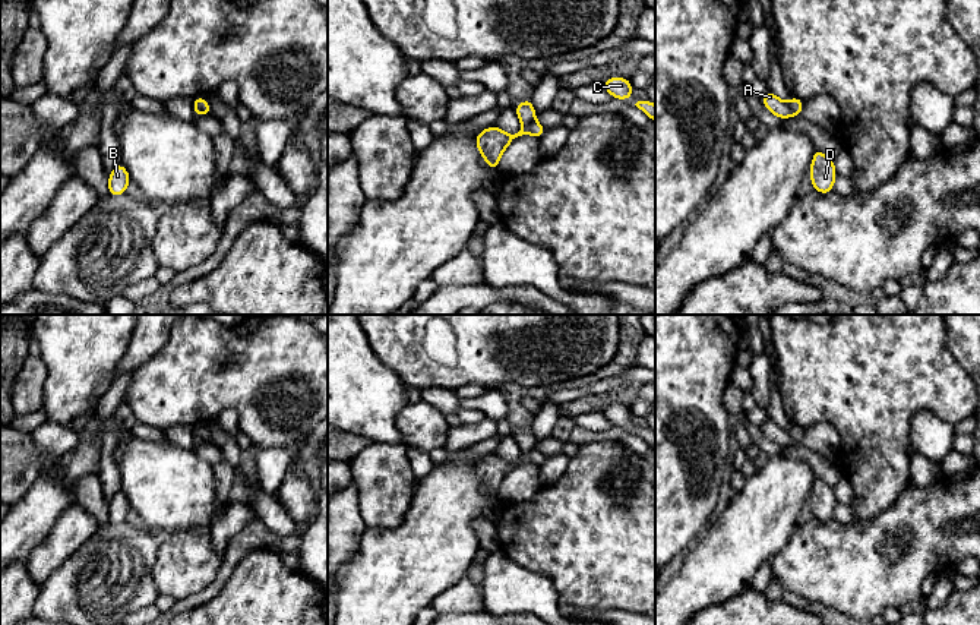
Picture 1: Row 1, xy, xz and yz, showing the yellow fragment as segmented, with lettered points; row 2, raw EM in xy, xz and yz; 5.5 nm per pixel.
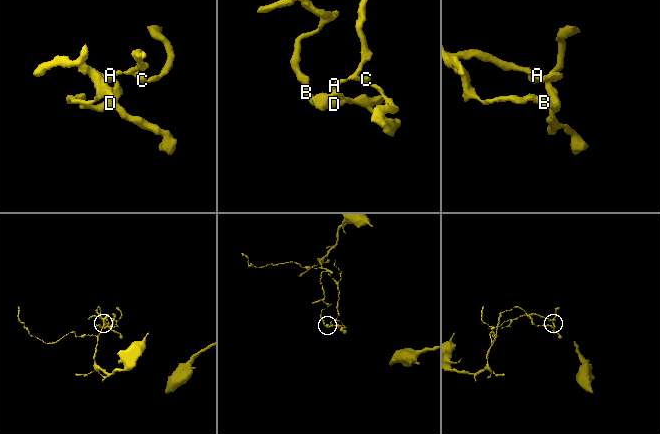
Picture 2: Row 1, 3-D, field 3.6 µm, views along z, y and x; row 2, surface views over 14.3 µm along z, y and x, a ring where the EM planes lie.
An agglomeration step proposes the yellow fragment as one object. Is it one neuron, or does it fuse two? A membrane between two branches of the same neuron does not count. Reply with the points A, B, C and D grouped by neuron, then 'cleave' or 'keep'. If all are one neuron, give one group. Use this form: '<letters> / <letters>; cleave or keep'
A C / B D; cleave

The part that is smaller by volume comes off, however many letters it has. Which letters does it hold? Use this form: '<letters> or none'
A, C

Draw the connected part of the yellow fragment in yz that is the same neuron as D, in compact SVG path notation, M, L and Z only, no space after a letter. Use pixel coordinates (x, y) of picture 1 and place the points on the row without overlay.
M815 476L809 502L815 518L822 523L832 520L837 505L835 492L834 487L831 487L818 476Z

